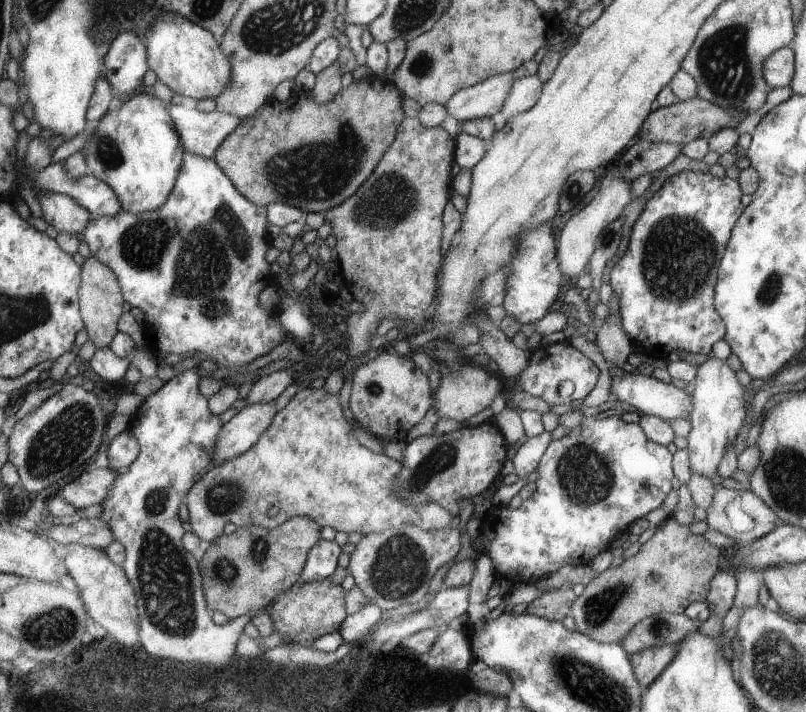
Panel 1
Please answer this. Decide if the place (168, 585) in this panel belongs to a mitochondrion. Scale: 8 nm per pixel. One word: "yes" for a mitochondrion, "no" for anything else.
yes

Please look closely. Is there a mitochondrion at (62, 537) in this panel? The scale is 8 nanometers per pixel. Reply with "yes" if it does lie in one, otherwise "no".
no

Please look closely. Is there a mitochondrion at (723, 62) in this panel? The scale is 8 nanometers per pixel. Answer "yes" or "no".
yes

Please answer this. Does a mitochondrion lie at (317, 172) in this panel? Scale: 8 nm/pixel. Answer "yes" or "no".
yes

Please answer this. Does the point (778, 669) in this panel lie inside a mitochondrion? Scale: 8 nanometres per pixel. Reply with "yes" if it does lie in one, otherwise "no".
yes

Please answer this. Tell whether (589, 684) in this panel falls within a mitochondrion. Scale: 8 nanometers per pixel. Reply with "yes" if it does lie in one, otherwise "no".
yes

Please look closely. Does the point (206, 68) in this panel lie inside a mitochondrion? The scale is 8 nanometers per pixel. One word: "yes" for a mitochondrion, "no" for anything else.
no

